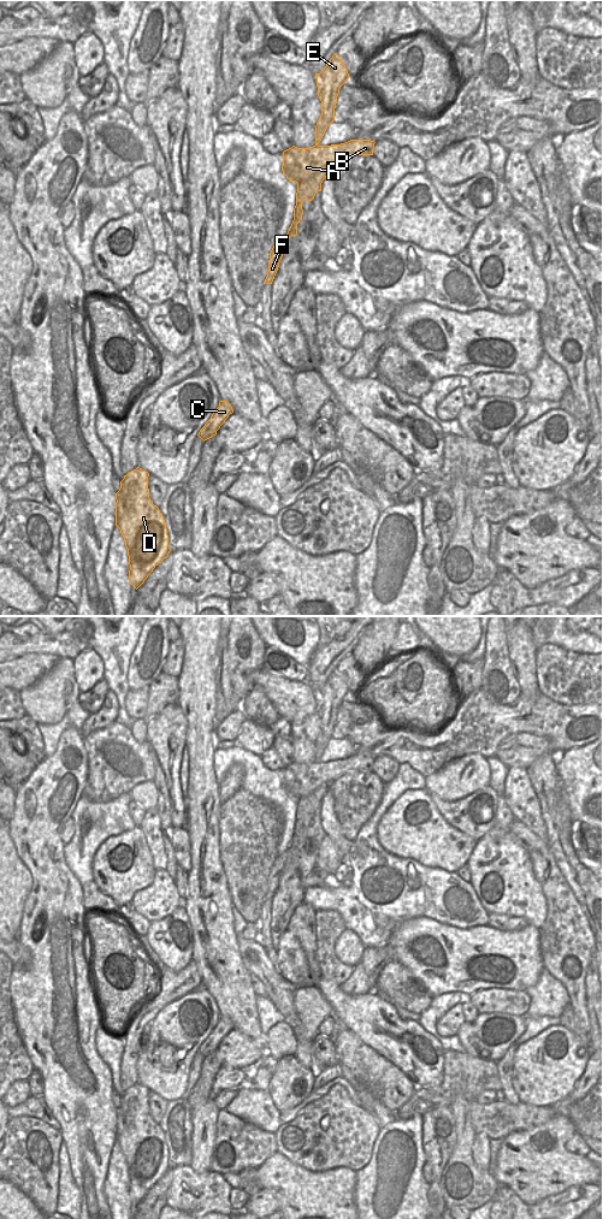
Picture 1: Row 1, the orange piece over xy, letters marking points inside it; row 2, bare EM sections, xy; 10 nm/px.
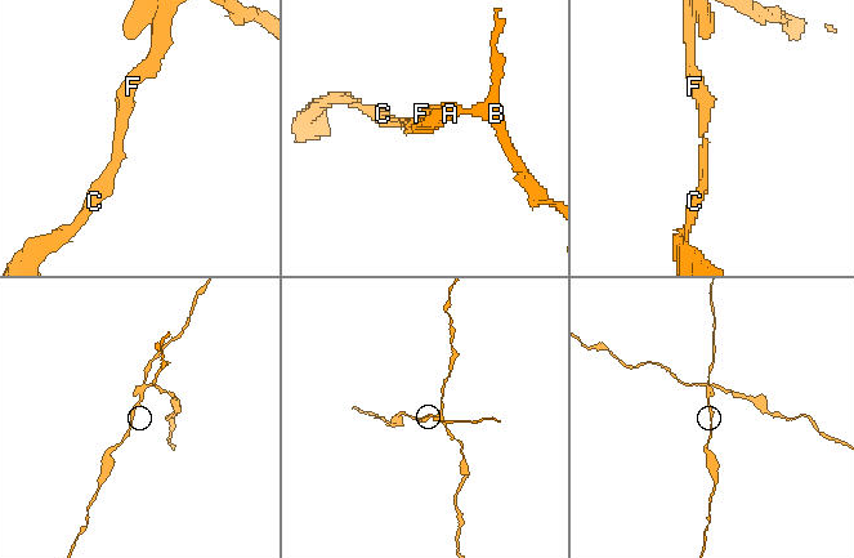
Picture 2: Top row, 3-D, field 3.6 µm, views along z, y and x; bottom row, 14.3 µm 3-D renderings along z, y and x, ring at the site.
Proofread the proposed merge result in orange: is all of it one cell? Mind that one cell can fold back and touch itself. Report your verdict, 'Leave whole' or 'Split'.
Split

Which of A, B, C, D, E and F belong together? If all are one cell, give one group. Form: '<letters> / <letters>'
A B / C D E F

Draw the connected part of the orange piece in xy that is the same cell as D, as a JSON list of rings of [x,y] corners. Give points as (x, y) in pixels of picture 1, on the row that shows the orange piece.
[[[137,467],[124,475],[116,493],[116,526],[125,540],[129,580],[136,590],[171,551],[164,516],[149,498],[148,477]]]

